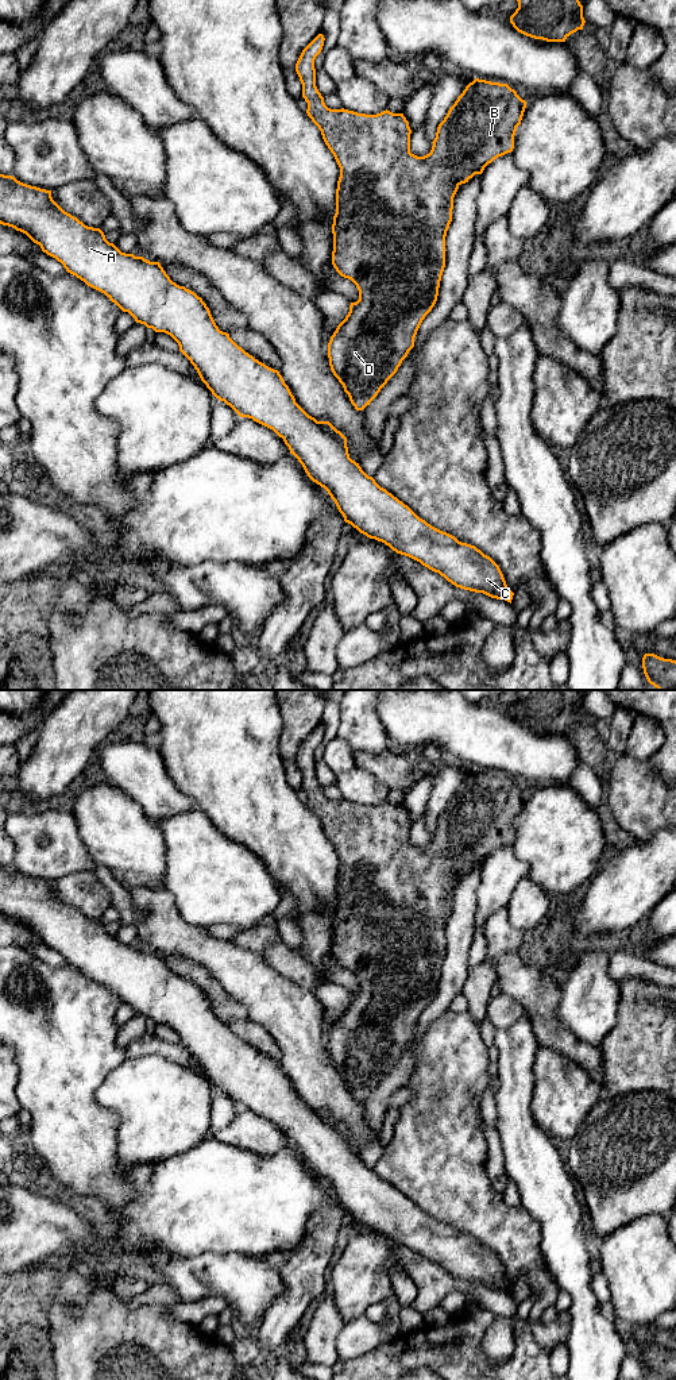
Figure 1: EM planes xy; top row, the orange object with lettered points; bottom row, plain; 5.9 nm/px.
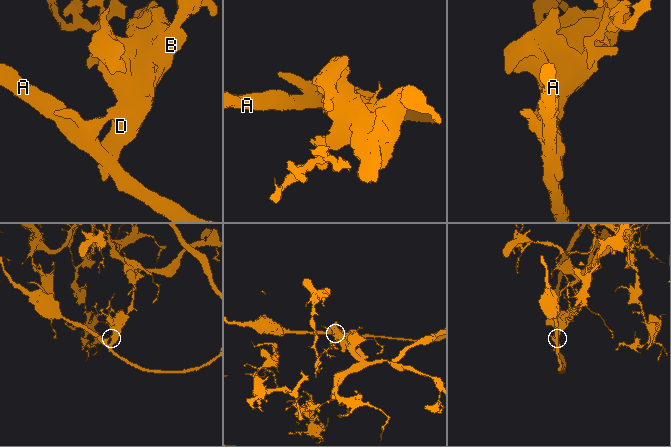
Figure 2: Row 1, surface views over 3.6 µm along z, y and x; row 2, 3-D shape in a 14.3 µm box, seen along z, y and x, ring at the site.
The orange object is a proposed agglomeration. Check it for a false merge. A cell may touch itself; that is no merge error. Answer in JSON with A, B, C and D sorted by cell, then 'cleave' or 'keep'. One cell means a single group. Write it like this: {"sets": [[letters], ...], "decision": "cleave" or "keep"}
{"sets": [["A", "C"], ["B", "D"]], "decision": "cleave"}

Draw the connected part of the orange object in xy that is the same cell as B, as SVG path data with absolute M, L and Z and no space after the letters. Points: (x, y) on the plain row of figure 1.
M318 725L302 741L295 763L302 775L302 789L308 794L306 805L321 822L325 836L340 859L332 915L332 956L341 968L356 976L359 991L351 994L348 1006L331 1028L328 1049L331 1061L343 1076L351 1095L356 1102L363 1102L414 1038L417 1022L437 992L445 959L445 928L452 913L453 888L459 878L475 866L482 866L484 859L498 848L513 843L514 826L521 816L526 793L507 775L475 770L439 816L430 844L417 848L410 844L412 821L403 805L386 801L376 806L366 806L344 799L331 801L325 797L316 778L314 760L314 751L321 744L324 732L324 726Z

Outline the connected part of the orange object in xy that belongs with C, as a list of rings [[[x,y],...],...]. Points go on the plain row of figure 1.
[[[0,866],[0,915],[26,925],[43,944],[61,953],[67,964],[104,984],[136,1014],[170,1026],[216,1090],[229,1096],[240,1109],[252,1110],[283,1130],[308,1168],[328,1183],[345,1214],[367,1229],[385,1234],[397,1245],[439,1264],[456,1279],[511,1295],[514,1284],[490,1248],[475,1237],[461,1234],[432,1218],[368,1168],[359,1155],[349,1149],[348,1138],[322,1121],[318,1113],[295,1094],[279,1063],[255,1051],[239,1038],[229,1025],[220,1022],[202,990],[173,974],[159,953],[121,944],[105,930],[100,920],[88,918],[65,903],[53,891],[51,882],[4,866]]]

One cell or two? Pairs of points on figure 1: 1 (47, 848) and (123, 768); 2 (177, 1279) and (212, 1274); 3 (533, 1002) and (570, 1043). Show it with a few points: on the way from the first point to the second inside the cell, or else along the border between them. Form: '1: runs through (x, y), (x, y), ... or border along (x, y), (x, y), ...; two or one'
1: border along (72, 814), (78, 836), (87, 850); two
2: runs through (185, 1278), (204, 1275); one
3: runs through (541, 1013), (543, 1020), (559, 1036); one

